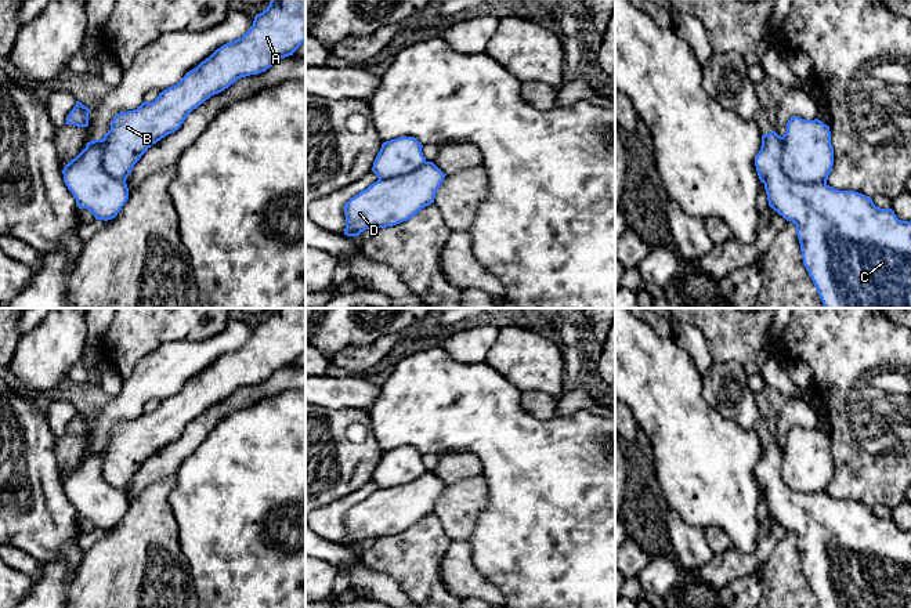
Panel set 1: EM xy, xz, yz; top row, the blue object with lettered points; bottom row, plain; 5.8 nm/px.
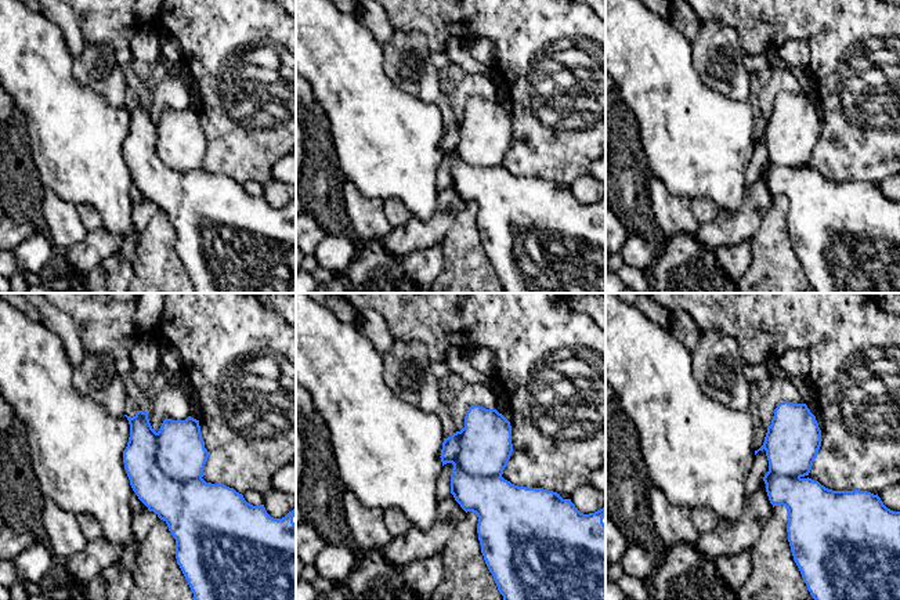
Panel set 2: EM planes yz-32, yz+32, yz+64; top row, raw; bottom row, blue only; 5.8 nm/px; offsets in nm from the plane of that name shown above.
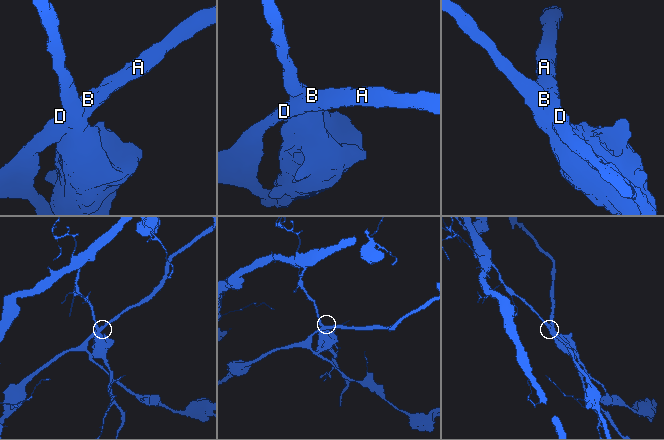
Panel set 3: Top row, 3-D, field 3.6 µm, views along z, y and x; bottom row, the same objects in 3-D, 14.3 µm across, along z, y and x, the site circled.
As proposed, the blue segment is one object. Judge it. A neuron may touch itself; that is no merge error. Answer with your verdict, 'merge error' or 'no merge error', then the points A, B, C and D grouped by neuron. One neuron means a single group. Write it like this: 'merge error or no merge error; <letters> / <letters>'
merge error; A B D / C

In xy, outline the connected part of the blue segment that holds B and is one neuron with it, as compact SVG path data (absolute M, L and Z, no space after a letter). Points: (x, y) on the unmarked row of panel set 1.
M271 308L270 315L254 326L250 339L239 348L217 358L174 395L159 402L153 412L118 423L102 448L102 477L113 488L126 491L134 474L158 450L181 437L187 426L212 405L238 388L265 381L279 369L293 365L306 351L306 308Z

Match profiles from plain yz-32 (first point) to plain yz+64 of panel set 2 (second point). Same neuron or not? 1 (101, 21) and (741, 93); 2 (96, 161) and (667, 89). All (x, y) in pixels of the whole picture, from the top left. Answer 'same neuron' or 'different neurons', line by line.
1: different neurons
2: same neuron

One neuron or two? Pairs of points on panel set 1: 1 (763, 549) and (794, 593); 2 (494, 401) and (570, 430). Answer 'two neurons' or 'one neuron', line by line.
1: two neurons
2: one neuron

